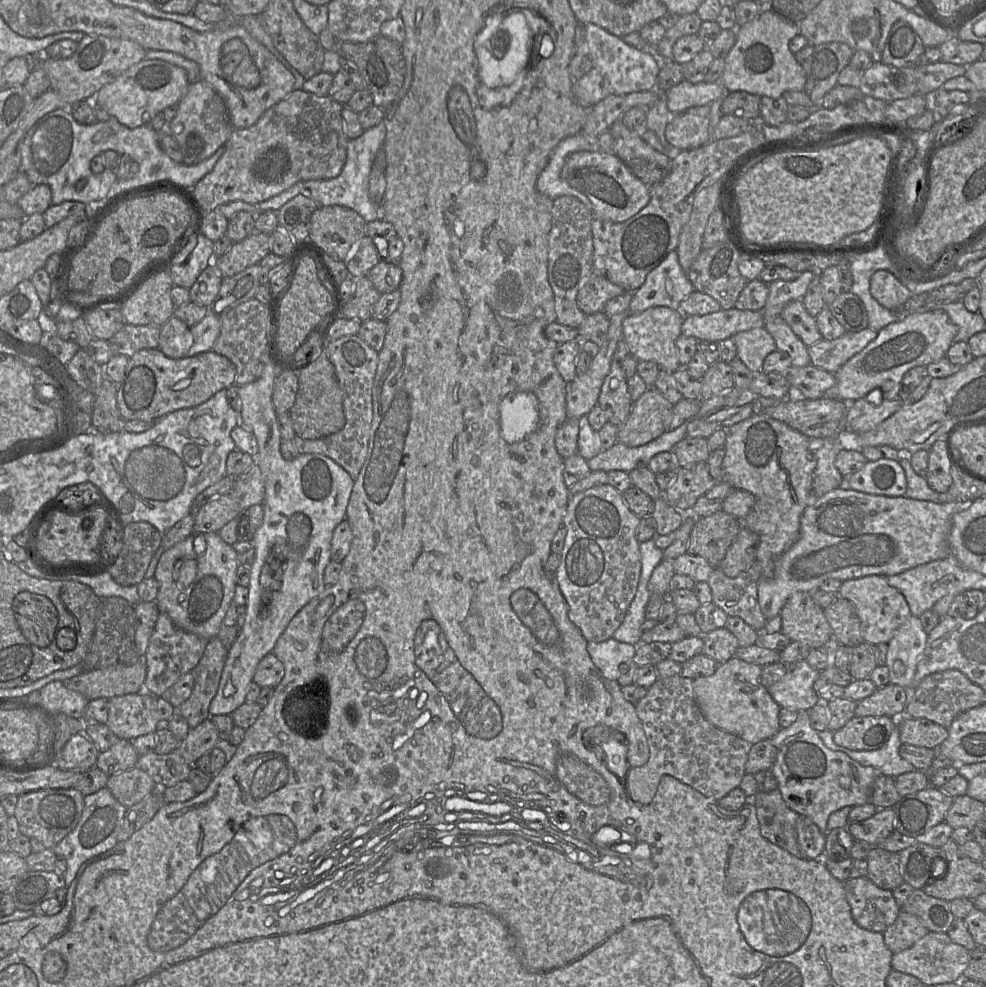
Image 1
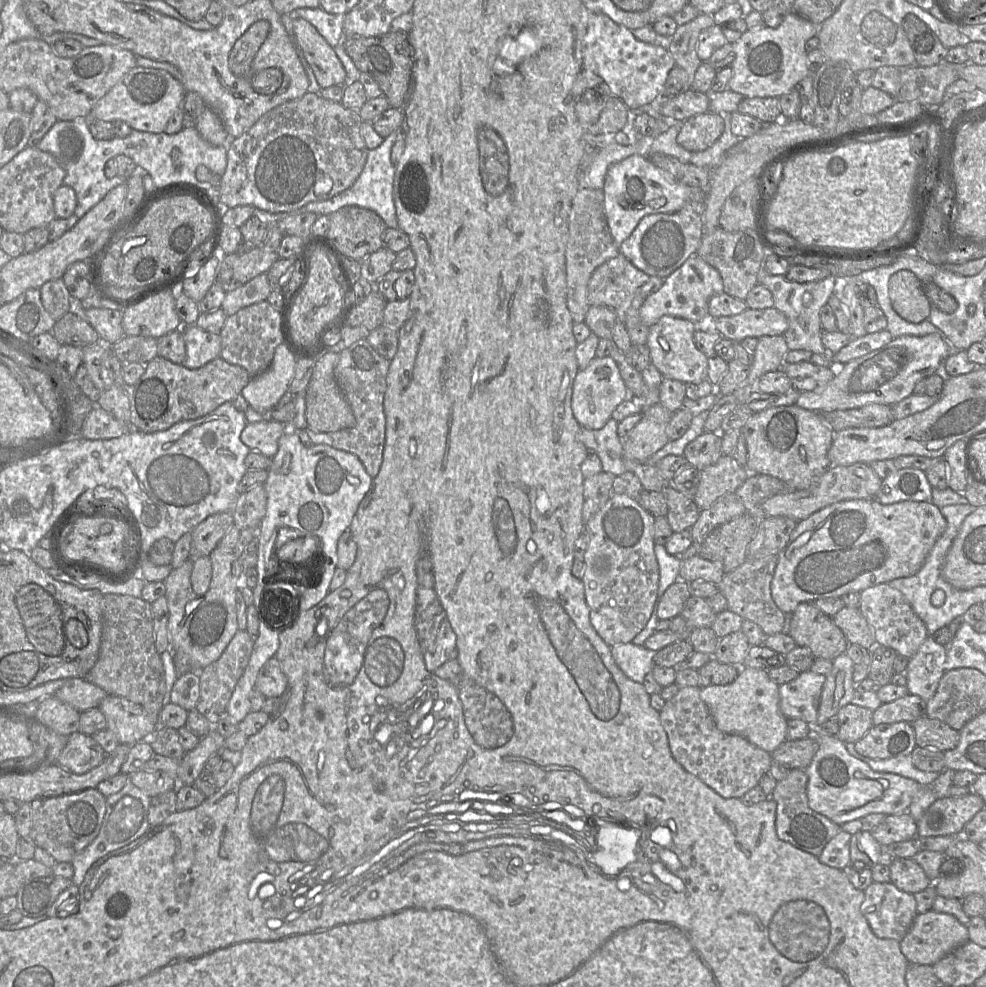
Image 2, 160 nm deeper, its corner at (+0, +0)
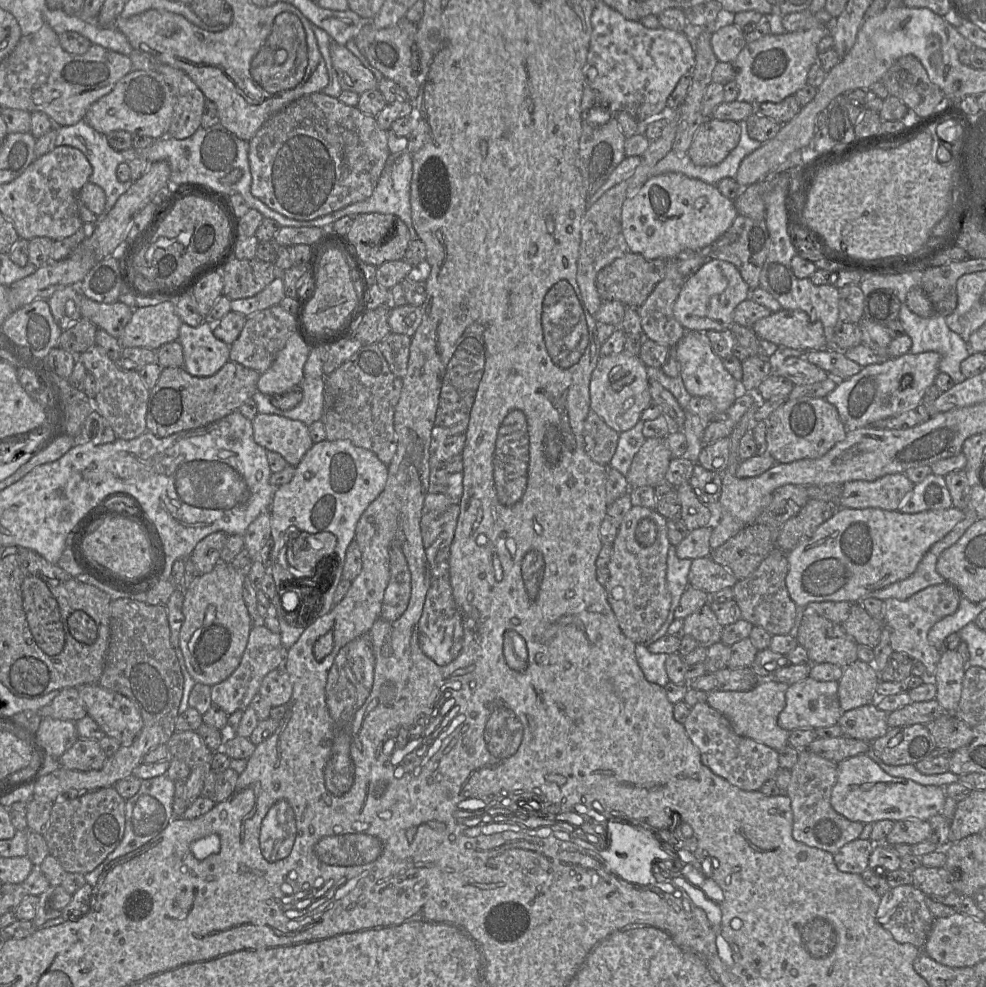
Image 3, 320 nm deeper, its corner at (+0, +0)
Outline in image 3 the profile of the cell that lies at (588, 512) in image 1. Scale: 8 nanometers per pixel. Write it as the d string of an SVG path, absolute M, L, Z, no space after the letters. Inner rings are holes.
M632 506L620 523L612 544L605 589L622 632L636 644L651 638L666 621L671 595L667 588L667 556L671 546L667 521L655 509Z

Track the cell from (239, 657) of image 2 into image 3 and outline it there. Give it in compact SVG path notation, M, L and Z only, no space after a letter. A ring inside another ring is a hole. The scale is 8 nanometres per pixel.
M253 625L239 666L226 680L211 687L212 704L228 715L237 710L244 711L250 706L253 698L259 694L263 678L276 668L285 666L287 652L288 649L281 642L280 633L274 633L265 626Z

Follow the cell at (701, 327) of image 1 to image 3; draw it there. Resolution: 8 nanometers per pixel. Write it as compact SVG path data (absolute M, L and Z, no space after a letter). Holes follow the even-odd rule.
M780 310L758 320L751 328L759 339L797 351L826 349L821 322L812 320L800 310Z

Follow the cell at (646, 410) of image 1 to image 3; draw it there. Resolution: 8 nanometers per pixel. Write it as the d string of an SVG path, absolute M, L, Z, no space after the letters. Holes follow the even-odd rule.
M646 438L625 475L630 488L663 483L672 458L666 439Z

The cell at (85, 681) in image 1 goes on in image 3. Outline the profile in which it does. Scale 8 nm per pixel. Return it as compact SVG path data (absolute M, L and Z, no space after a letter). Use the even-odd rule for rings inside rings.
M68 687L60 690L53 701L40 709L38 714L41 718L51 717L76 723L87 715L79 695L79 687Z

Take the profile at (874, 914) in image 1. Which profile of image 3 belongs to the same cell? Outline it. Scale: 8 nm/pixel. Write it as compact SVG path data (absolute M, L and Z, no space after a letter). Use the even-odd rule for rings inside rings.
M913 885L891 888L881 897L877 921L897 942L922 949L935 919L925 899L926 894Z

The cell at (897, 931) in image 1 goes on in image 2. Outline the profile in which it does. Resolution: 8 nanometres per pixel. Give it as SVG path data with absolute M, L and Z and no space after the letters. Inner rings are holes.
M929 910L917 914L900 948L910 964L932 966L967 941L967 926L955 916Z

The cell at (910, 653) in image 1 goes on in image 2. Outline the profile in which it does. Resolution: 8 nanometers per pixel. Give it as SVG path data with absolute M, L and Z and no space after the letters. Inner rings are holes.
M931 635L909 658L906 669L906 687L909 693L924 700L932 698L945 673L946 648L937 643Z

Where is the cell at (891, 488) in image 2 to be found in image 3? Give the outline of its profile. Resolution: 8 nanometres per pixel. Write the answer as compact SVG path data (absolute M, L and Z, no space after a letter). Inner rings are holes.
M931 474L914 488L902 500L898 511L915 514L930 510L944 510L953 506L945 478Z

